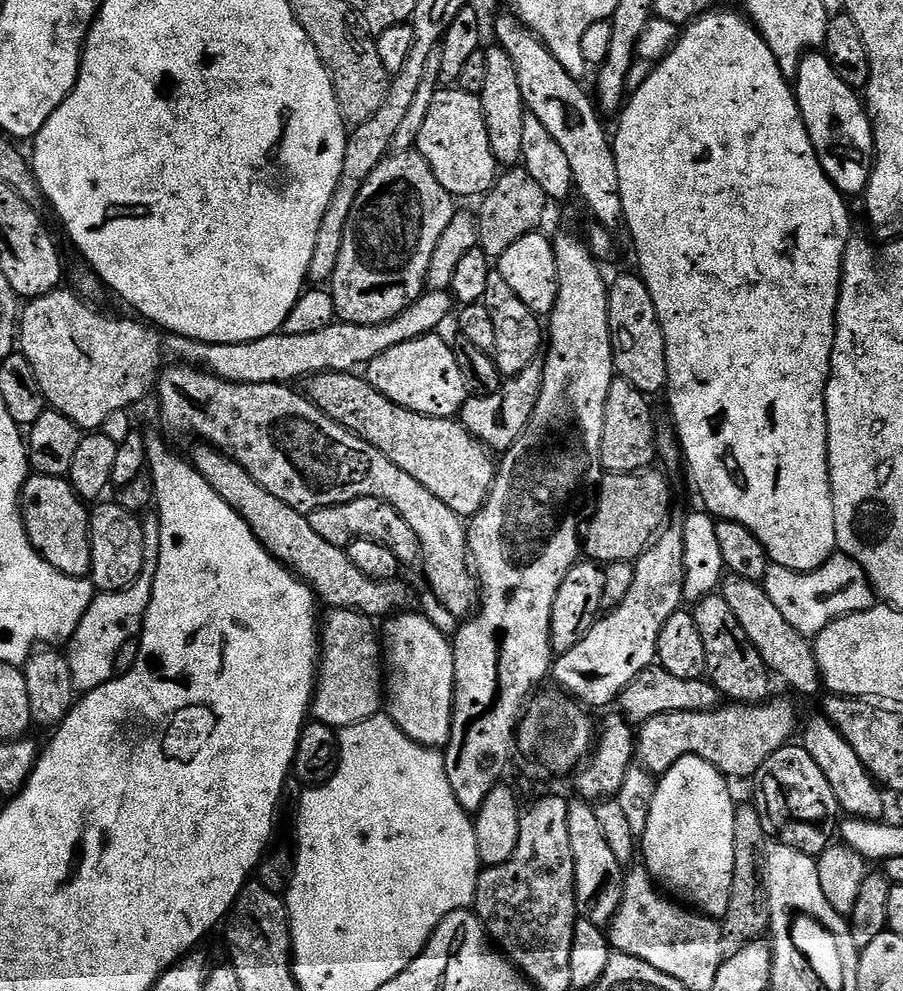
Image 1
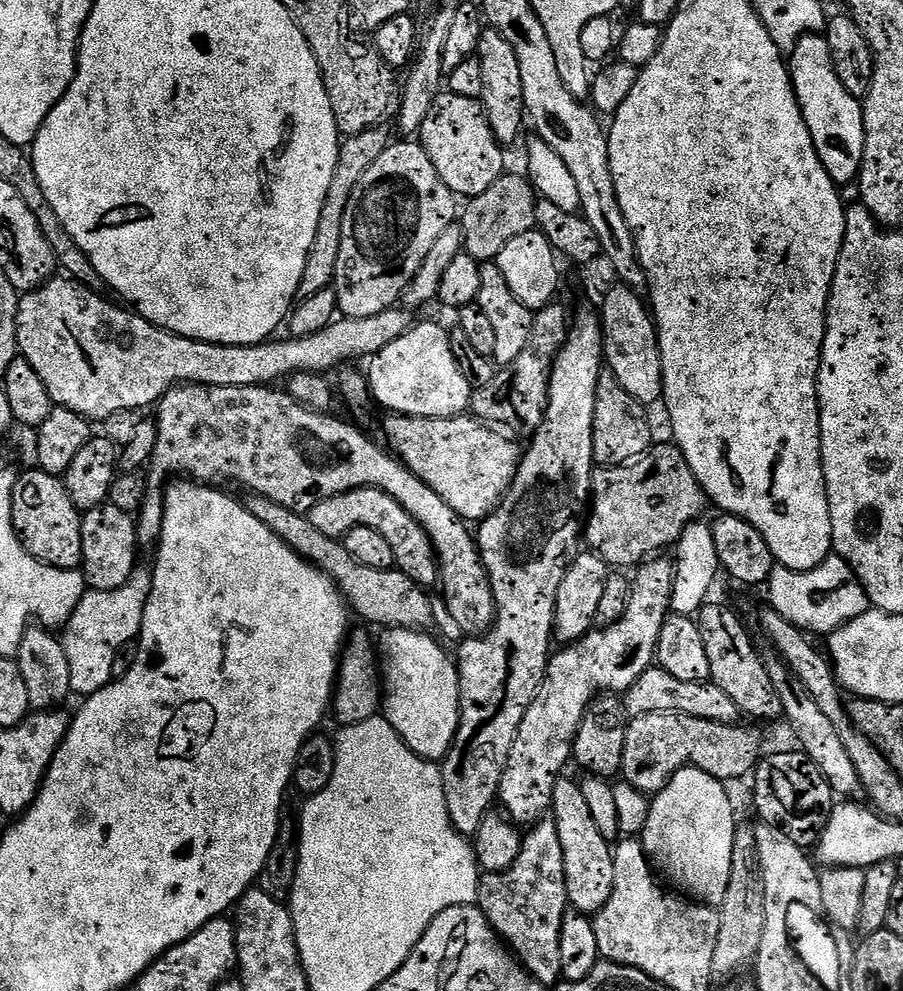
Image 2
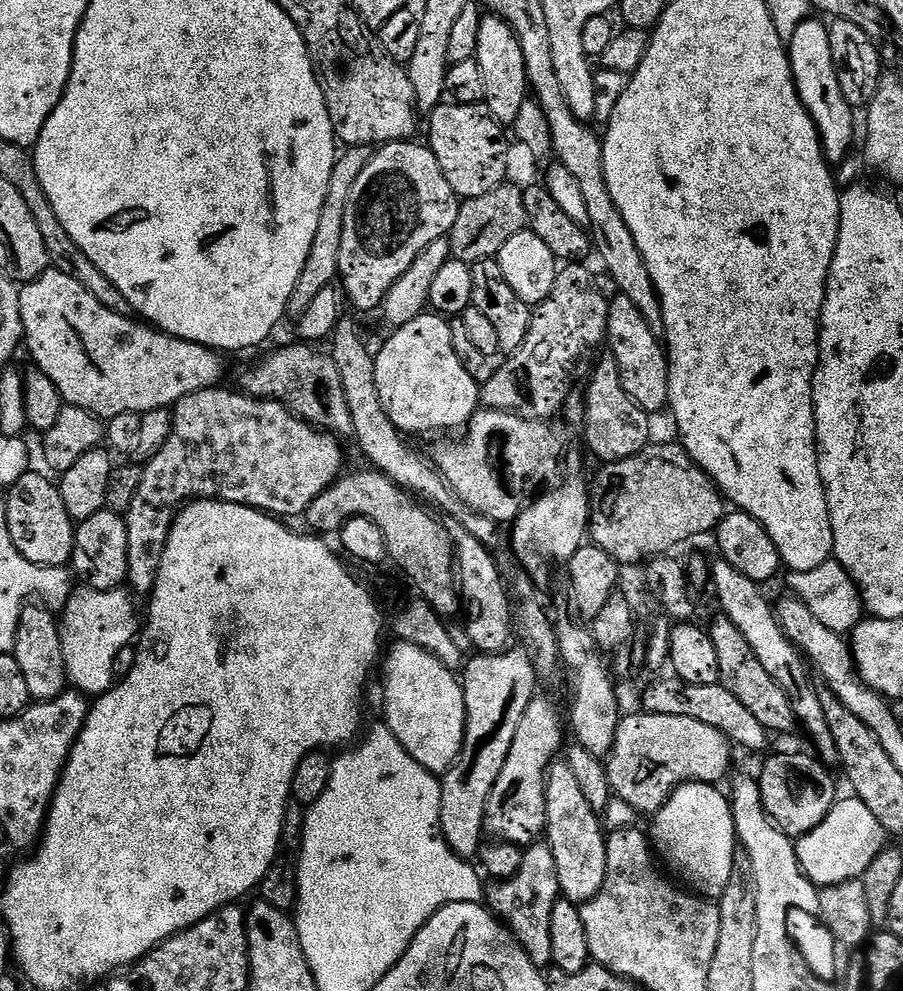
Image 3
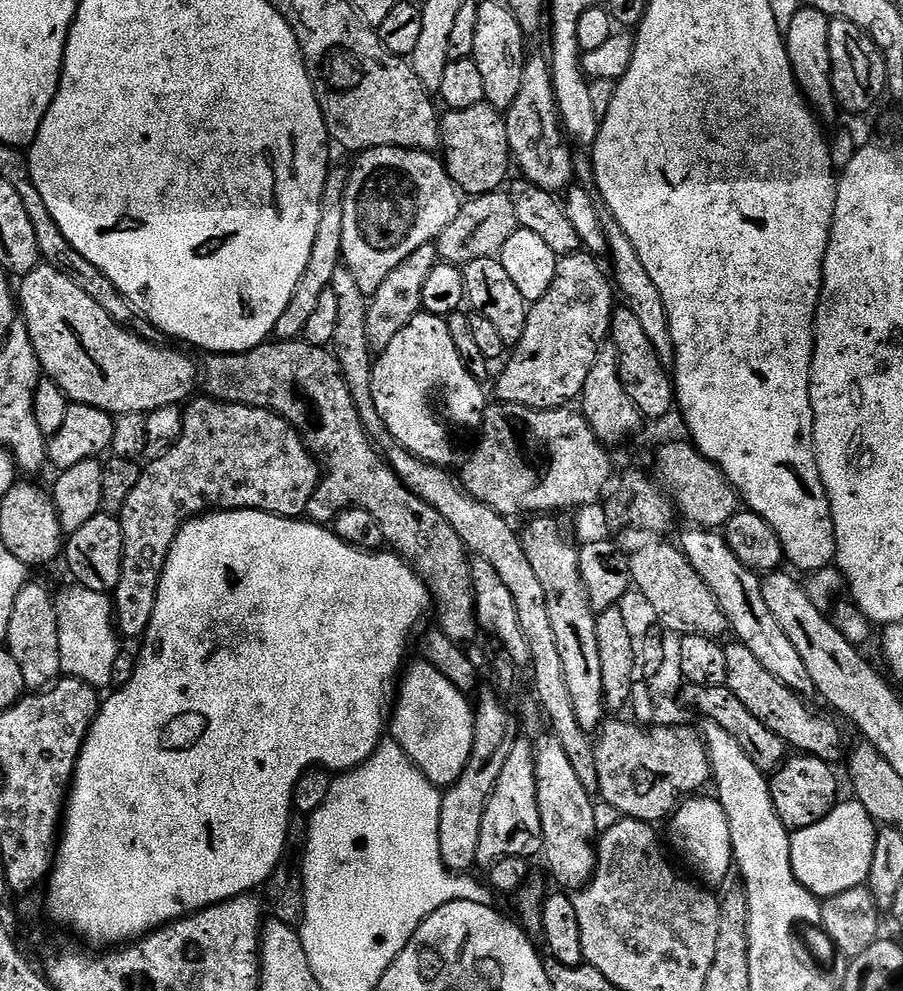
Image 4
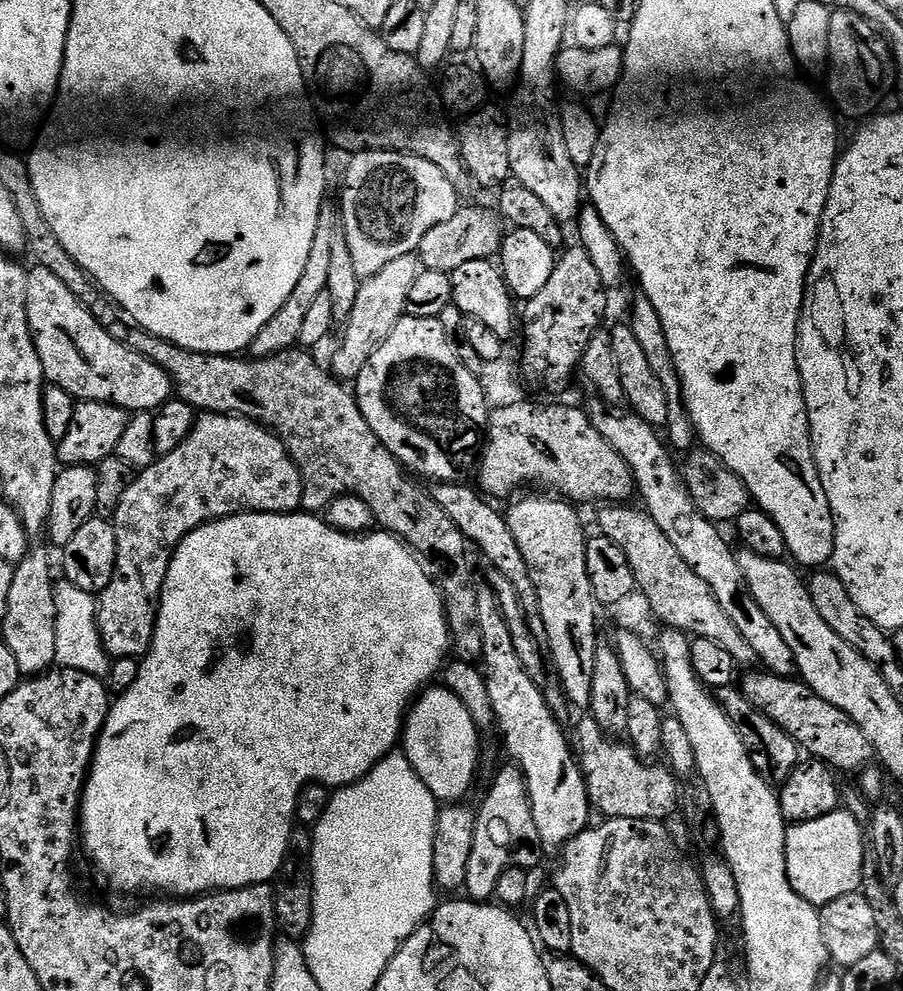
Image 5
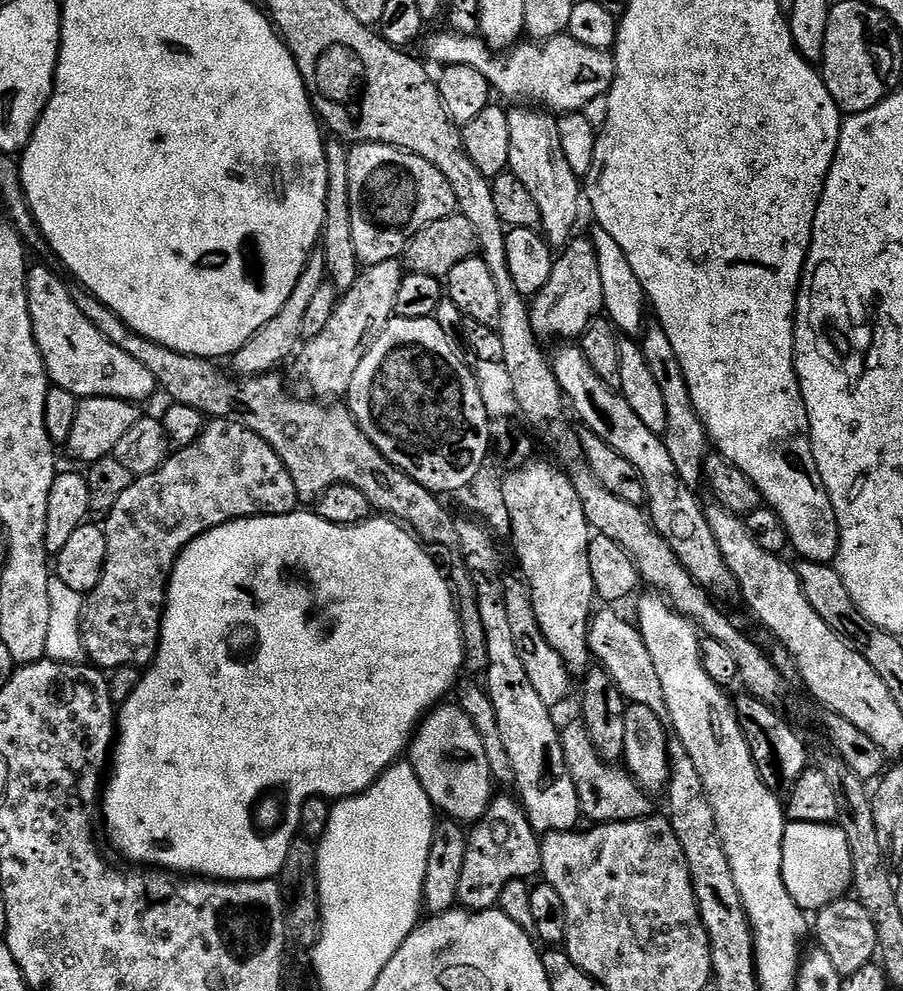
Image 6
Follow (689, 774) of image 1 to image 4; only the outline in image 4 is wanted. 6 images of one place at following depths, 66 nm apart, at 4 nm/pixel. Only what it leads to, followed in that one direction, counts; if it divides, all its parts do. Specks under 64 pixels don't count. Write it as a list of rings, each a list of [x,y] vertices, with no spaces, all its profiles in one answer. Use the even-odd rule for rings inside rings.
[[[696,794],[685,799],[681,803],[684,805],[681,808],[679,805],[673,811],[670,823],[667,825],[667,827],[669,826],[668,836],[672,839],[672,844],[676,848],[682,847],[684,840],[688,840],[688,844],[692,848],[688,848],[684,852],[685,862],[697,872],[695,875],[705,885],[716,886],[712,884],[722,883],[727,878],[728,871],[733,871],[734,868],[732,850],[727,838],[730,834],[730,822],[726,822],[726,814],[722,810],[720,801],[711,795],[708,795],[709,797],[704,795]]]

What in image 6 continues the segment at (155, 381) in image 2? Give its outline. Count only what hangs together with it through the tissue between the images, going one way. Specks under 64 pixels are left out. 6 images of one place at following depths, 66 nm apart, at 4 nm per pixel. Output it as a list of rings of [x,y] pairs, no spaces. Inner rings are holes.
[[[29,267],[30,318],[32,319],[34,338],[38,342],[38,350],[44,359],[49,381],[55,387],[70,390],[70,394],[74,394],[77,398],[105,396],[106,398],[122,398],[141,402],[140,400],[148,400],[152,395],[157,395],[158,389],[154,374],[150,374],[150,370],[146,370],[146,366],[142,366],[142,362],[130,358],[130,354],[126,354],[126,350],[118,350],[118,346],[114,346],[114,342],[110,342],[110,338],[106,338],[106,334],[102,334],[102,330],[98,330],[98,326],[93,326],[90,318],[86,318],[86,314],[82,314],[82,310],[78,310],[78,306],[74,302],[74,298],[70,298],[68,290],[69,285],[63,284],[50,269]]]

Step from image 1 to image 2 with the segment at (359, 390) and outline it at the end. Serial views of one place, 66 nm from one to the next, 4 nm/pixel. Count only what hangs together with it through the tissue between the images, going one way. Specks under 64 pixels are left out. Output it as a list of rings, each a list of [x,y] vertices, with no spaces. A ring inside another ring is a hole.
[[[392,414],[384,424],[384,436],[388,439],[387,447],[400,463],[407,466],[411,472],[418,474],[434,494],[442,497],[442,502],[450,506],[450,510],[464,519],[465,522],[479,522],[499,508],[512,486],[522,455],[521,445],[507,440],[503,431],[481,422],[471,414],[461,414],[450,418],[424,419],[421,416],[402,416]]]

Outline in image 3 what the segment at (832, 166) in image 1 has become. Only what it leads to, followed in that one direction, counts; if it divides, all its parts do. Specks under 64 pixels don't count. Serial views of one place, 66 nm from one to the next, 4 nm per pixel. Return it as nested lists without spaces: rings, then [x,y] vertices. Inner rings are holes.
[[[815,18],[804,20],[786,42],[786,47],[800,101],[806,106],[818,130],[825,158],[829,165],[837,166],[836,164],[842,163],[847,158],[848,151],[852,148],[852,139],[855,136],[857,139],[857,113],[852,104],[846,102],[846,94],[842,94],[842,86],[838,86],[838,74],[834,70],[834,54],[830,54],[829,25],[823,19],[820,20]]]

